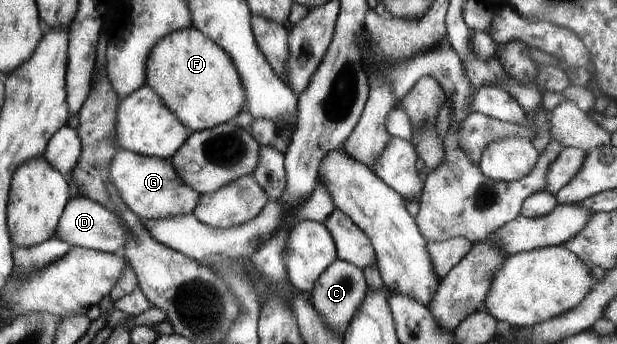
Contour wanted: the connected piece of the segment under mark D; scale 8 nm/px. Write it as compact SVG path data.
M77 196L77 198L70 198L67 201L67 206L63 210L61 218L59 218L54 236L57 240L67 242L69 246L93 248L109 253L120 253L125 248L125 240L127 240L125 232L127 230L129 228L124 226L123 222L111 210L107 210L105 206L93 202L87 197Z

